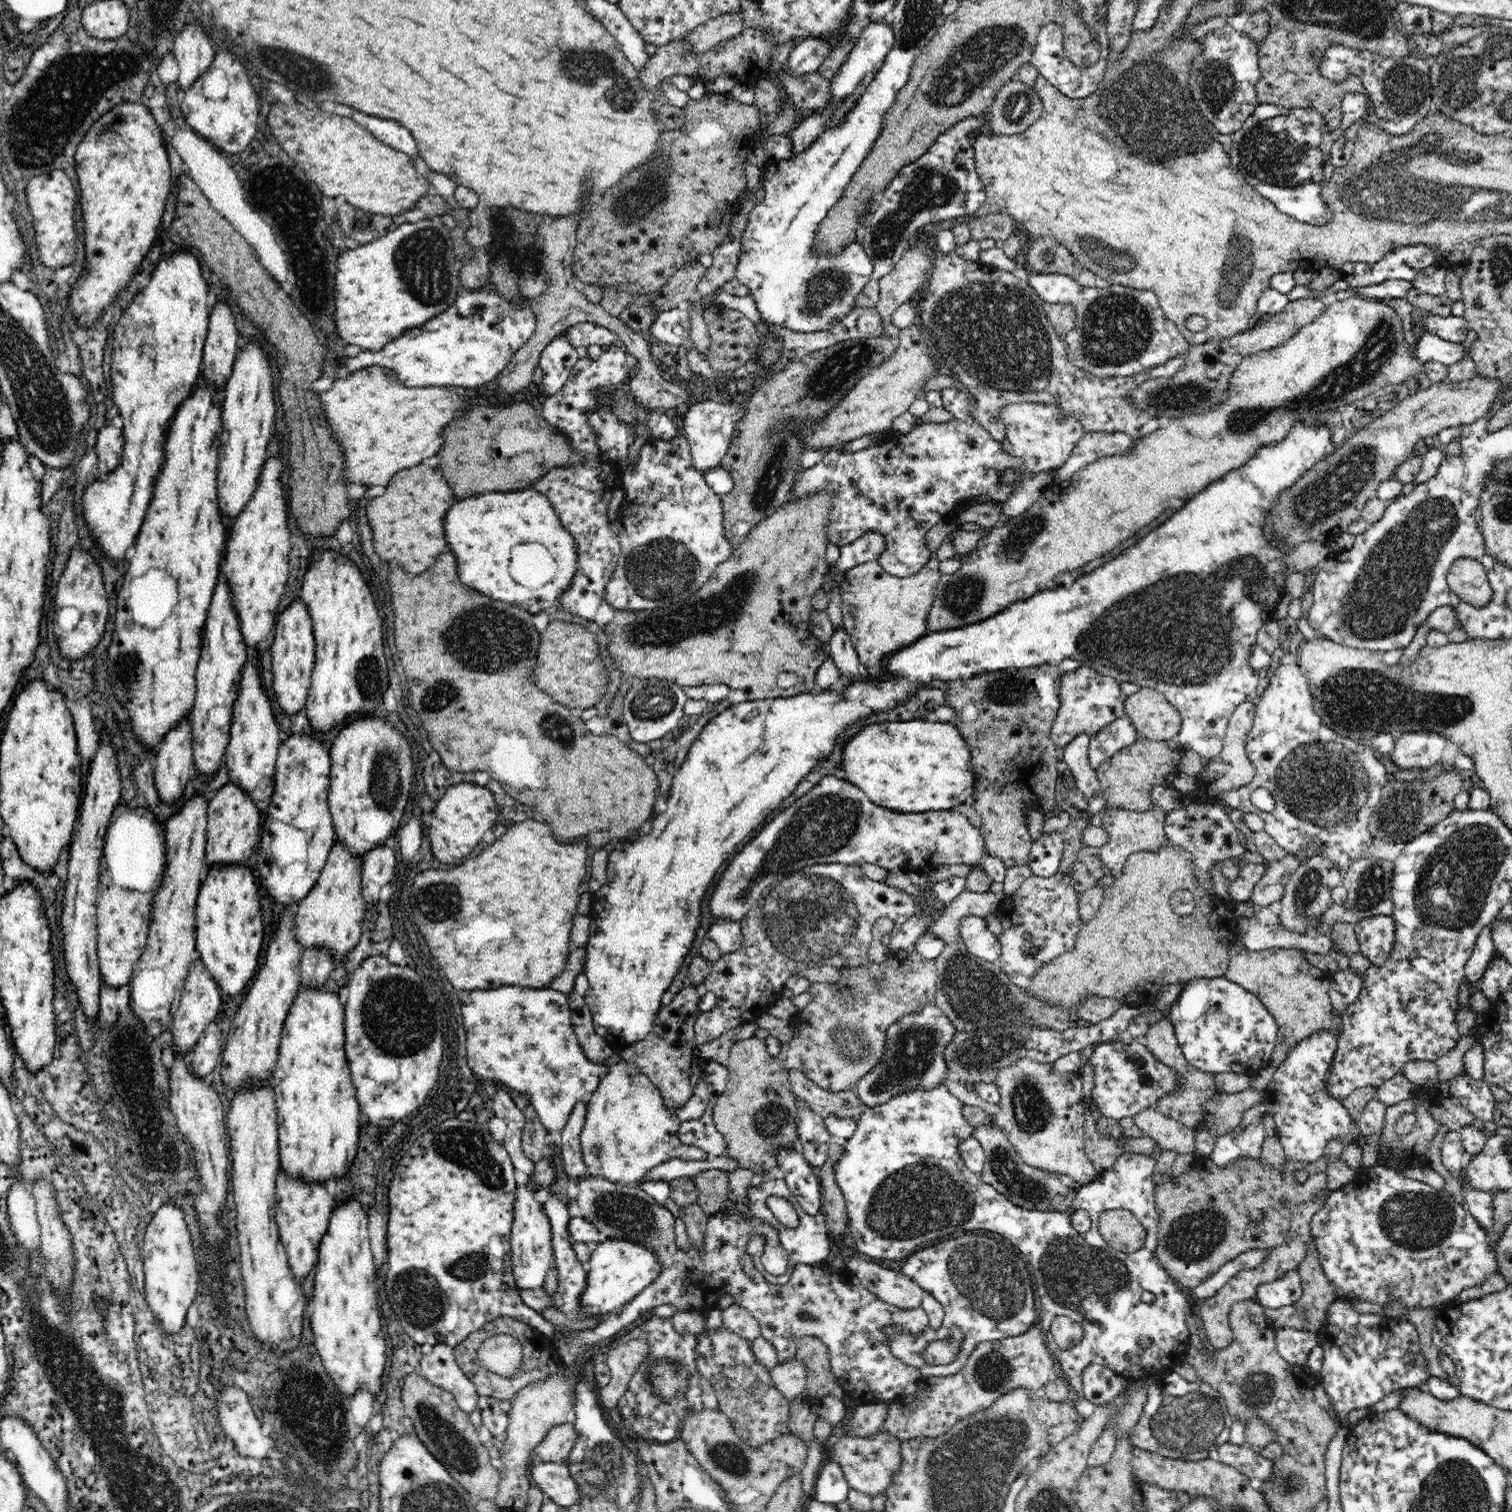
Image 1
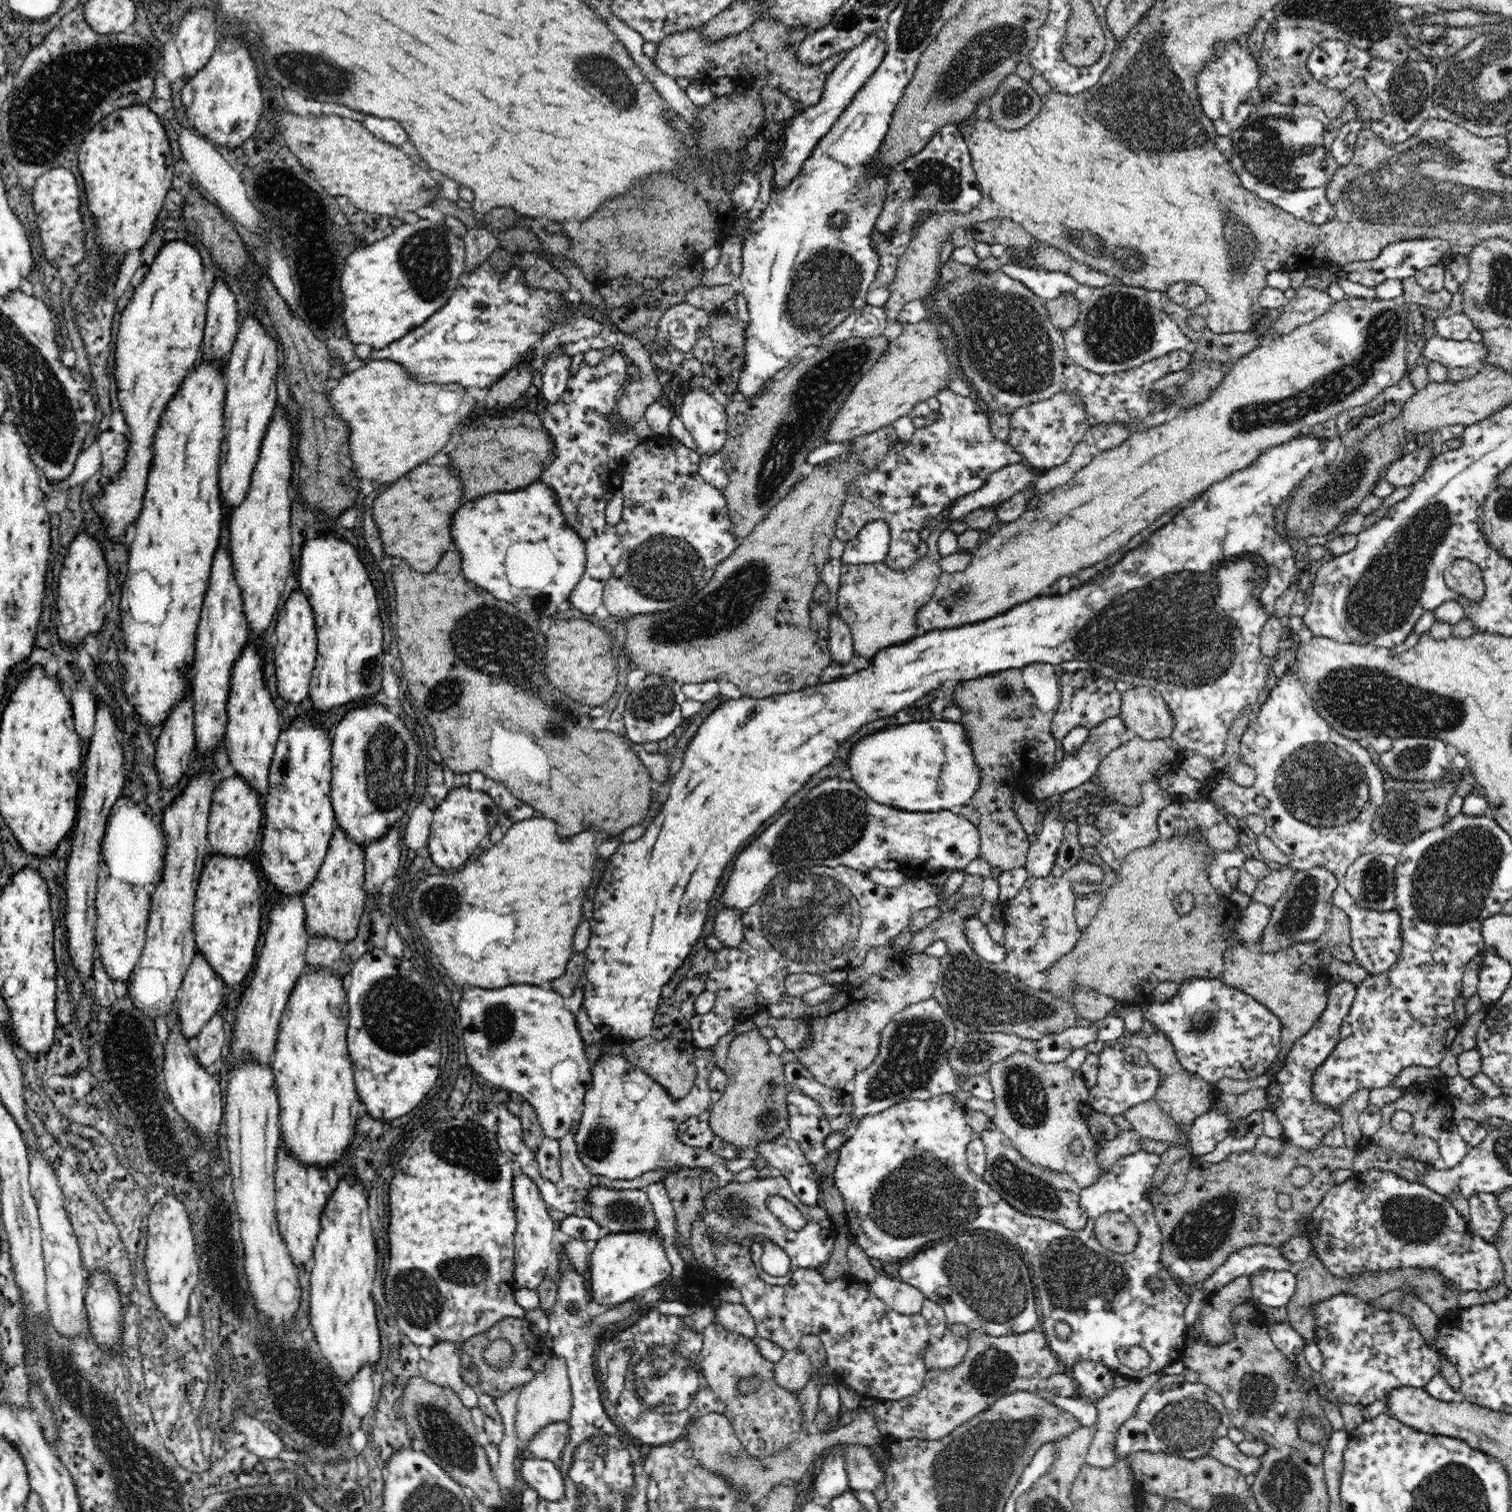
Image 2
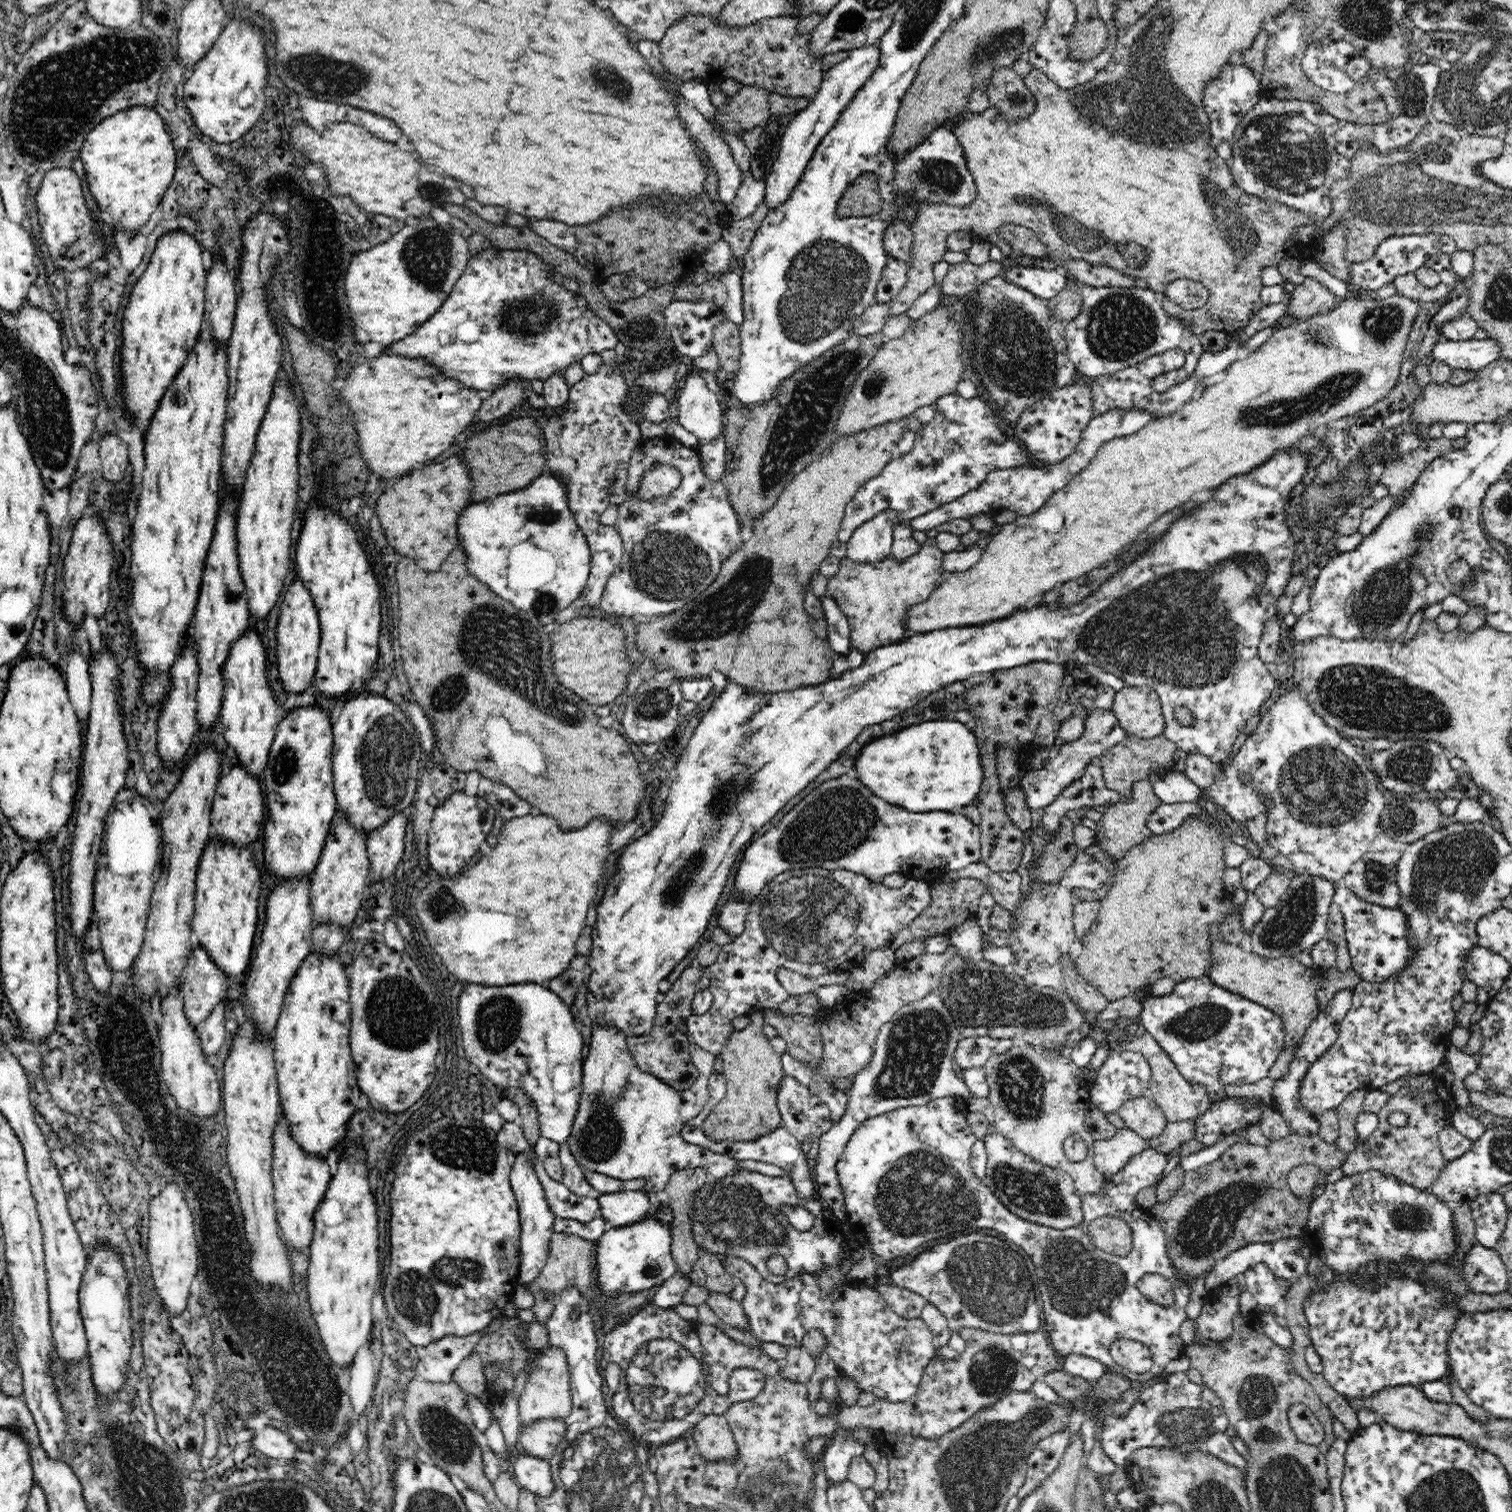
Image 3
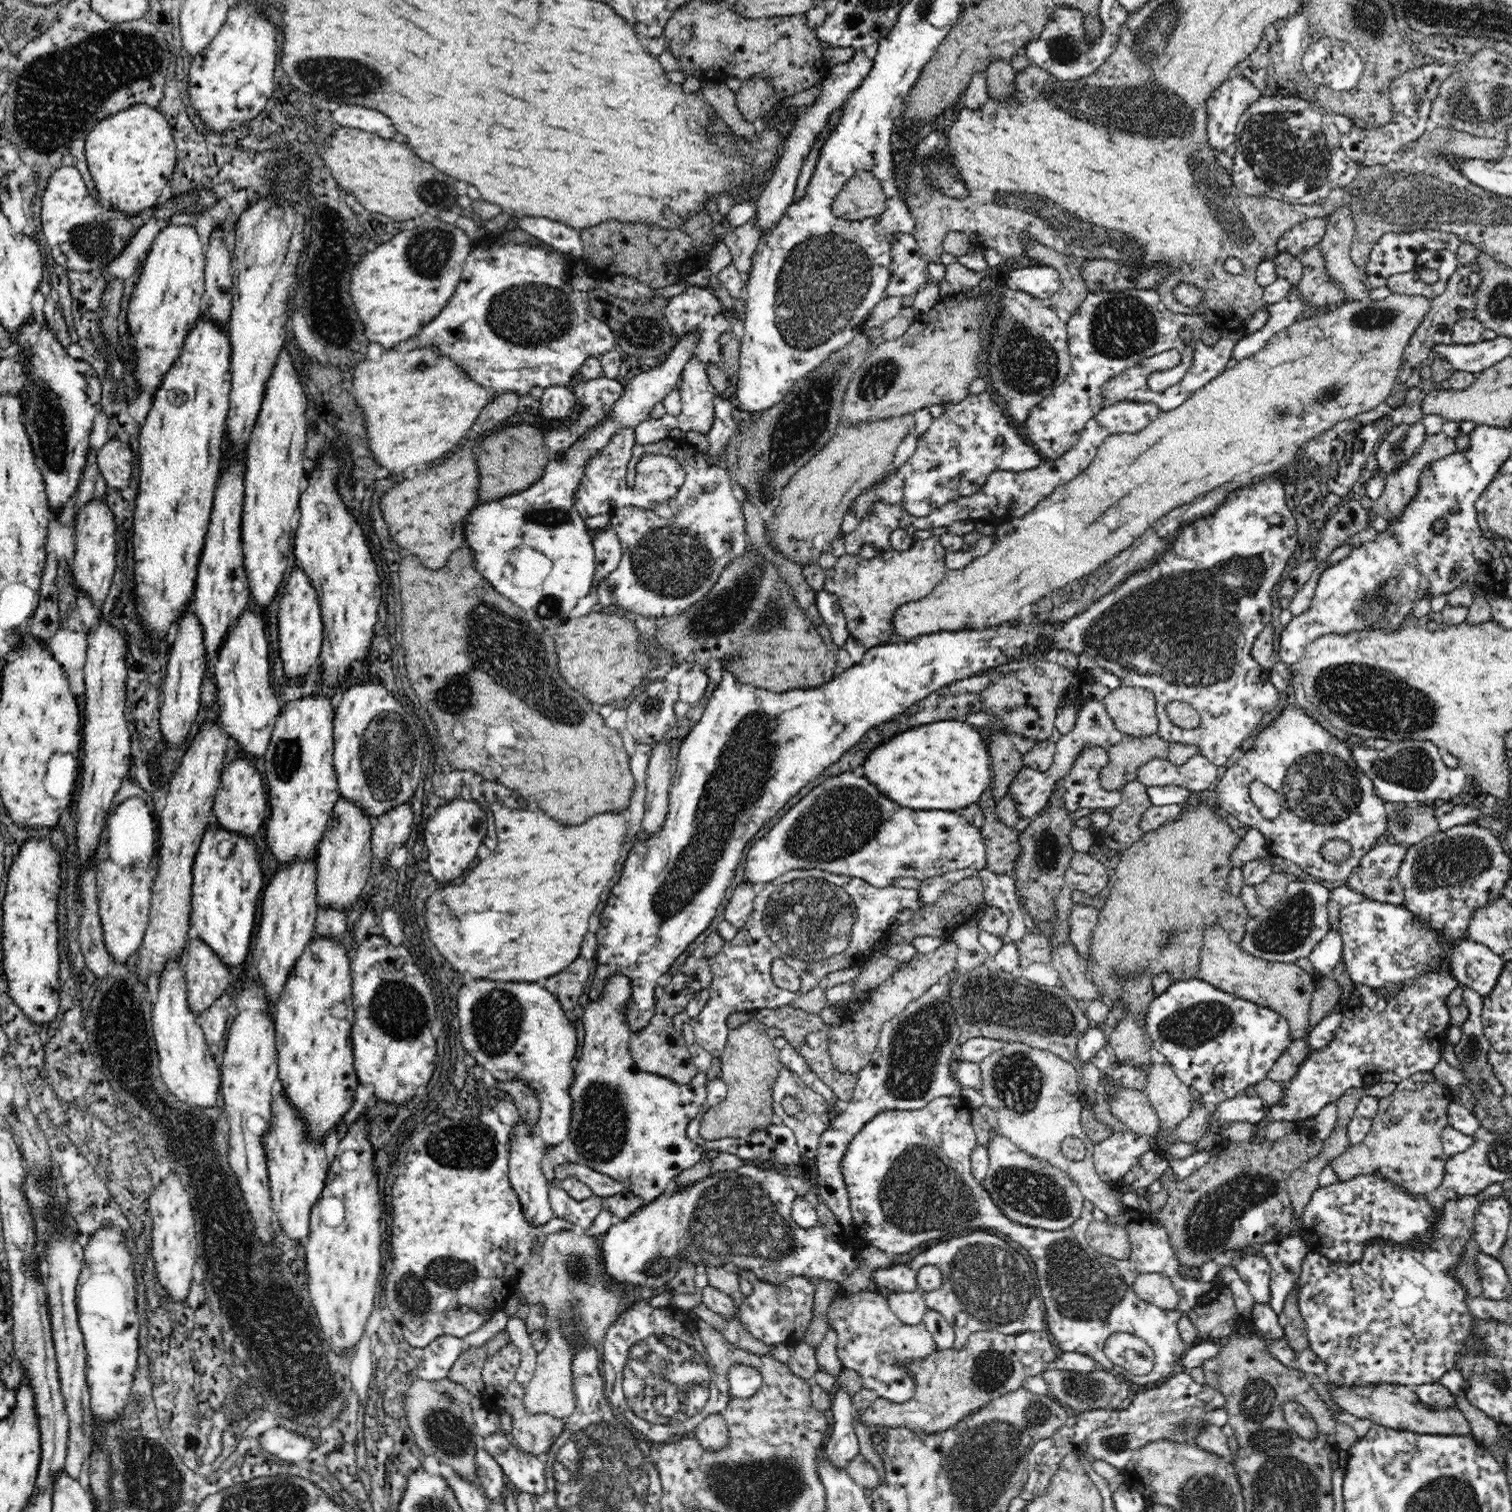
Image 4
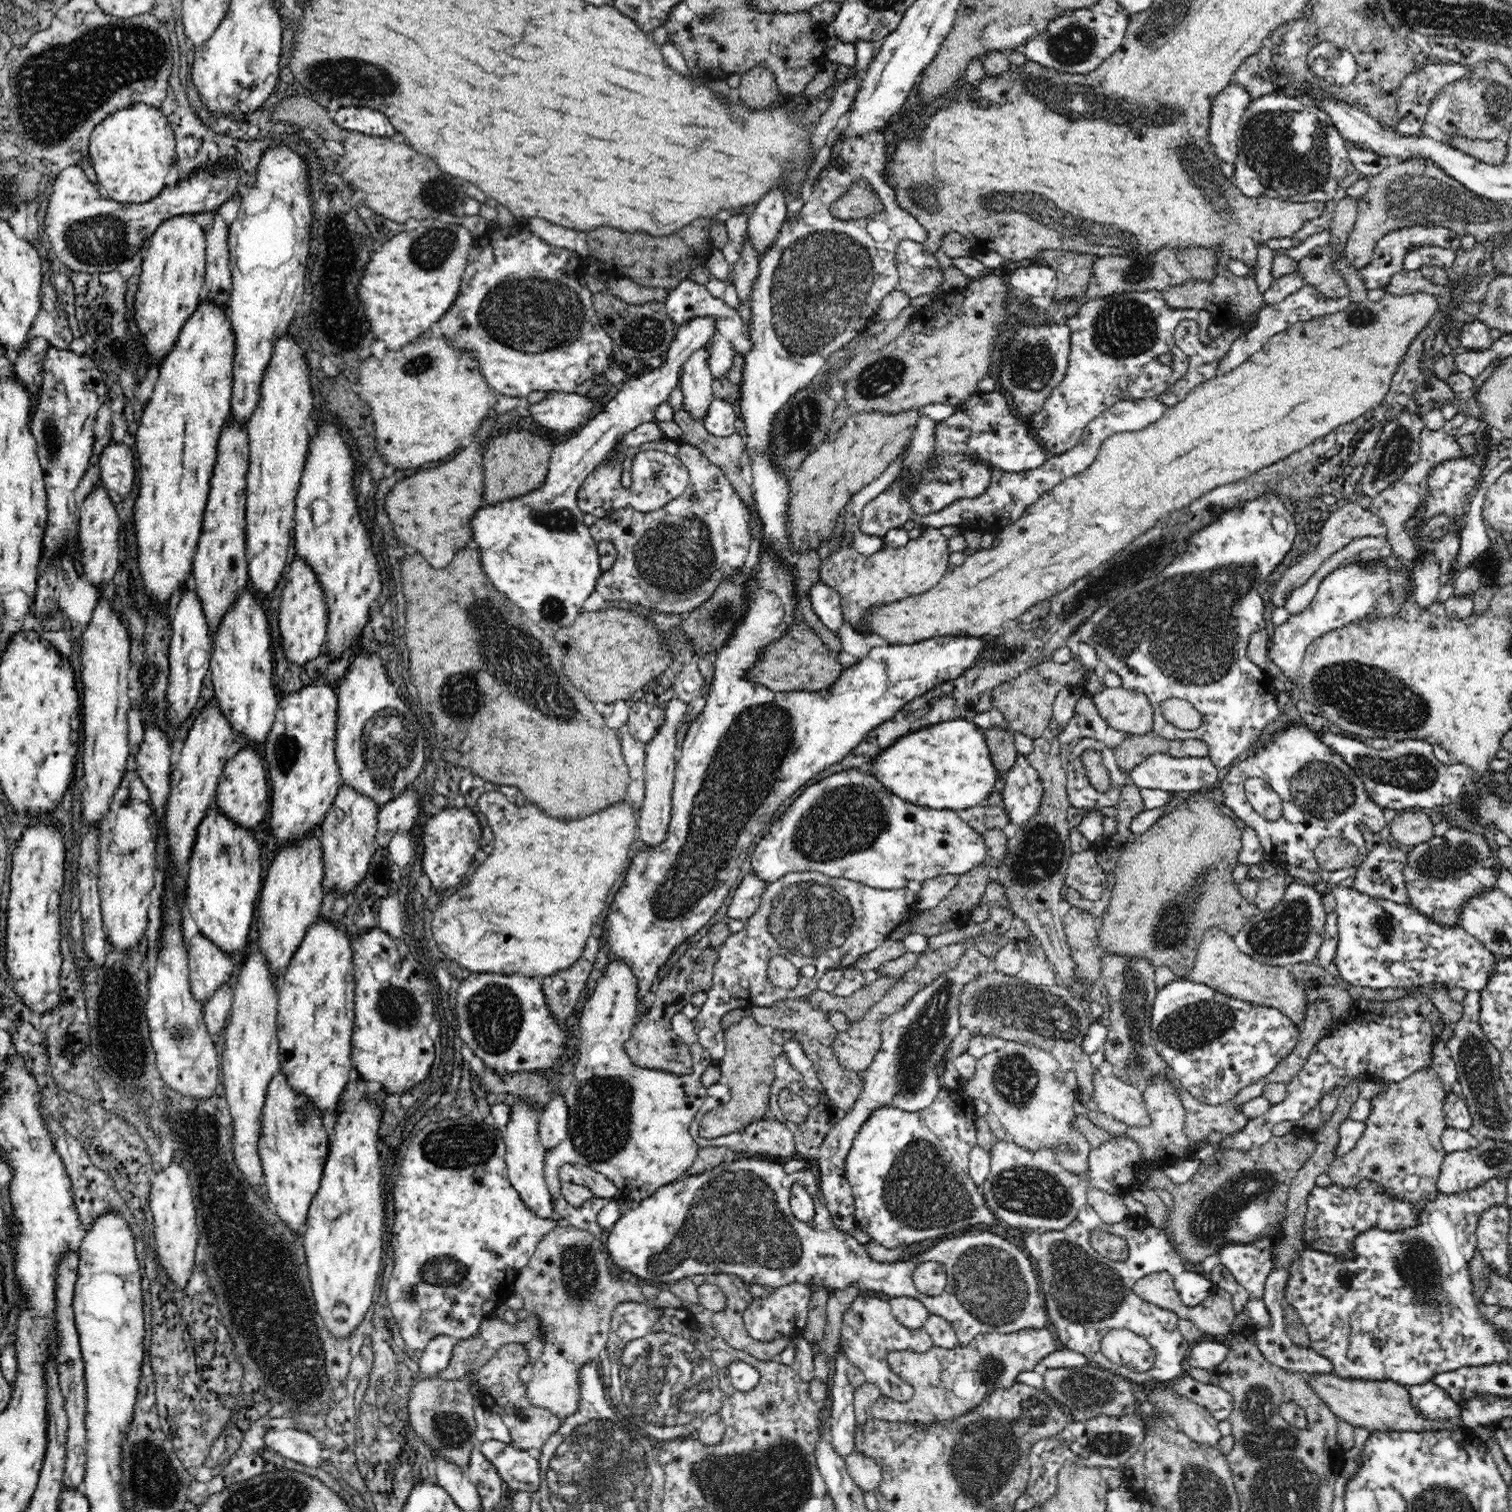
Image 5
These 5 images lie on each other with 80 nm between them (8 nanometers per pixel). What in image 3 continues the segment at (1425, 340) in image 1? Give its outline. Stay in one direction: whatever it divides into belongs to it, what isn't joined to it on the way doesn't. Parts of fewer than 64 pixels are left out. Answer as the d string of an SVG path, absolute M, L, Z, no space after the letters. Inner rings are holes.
M1494 339L1466 341L1440 340L1431 351L1435 360L1444 362L1452 370L1480 371L1500 359L1501 345Z

